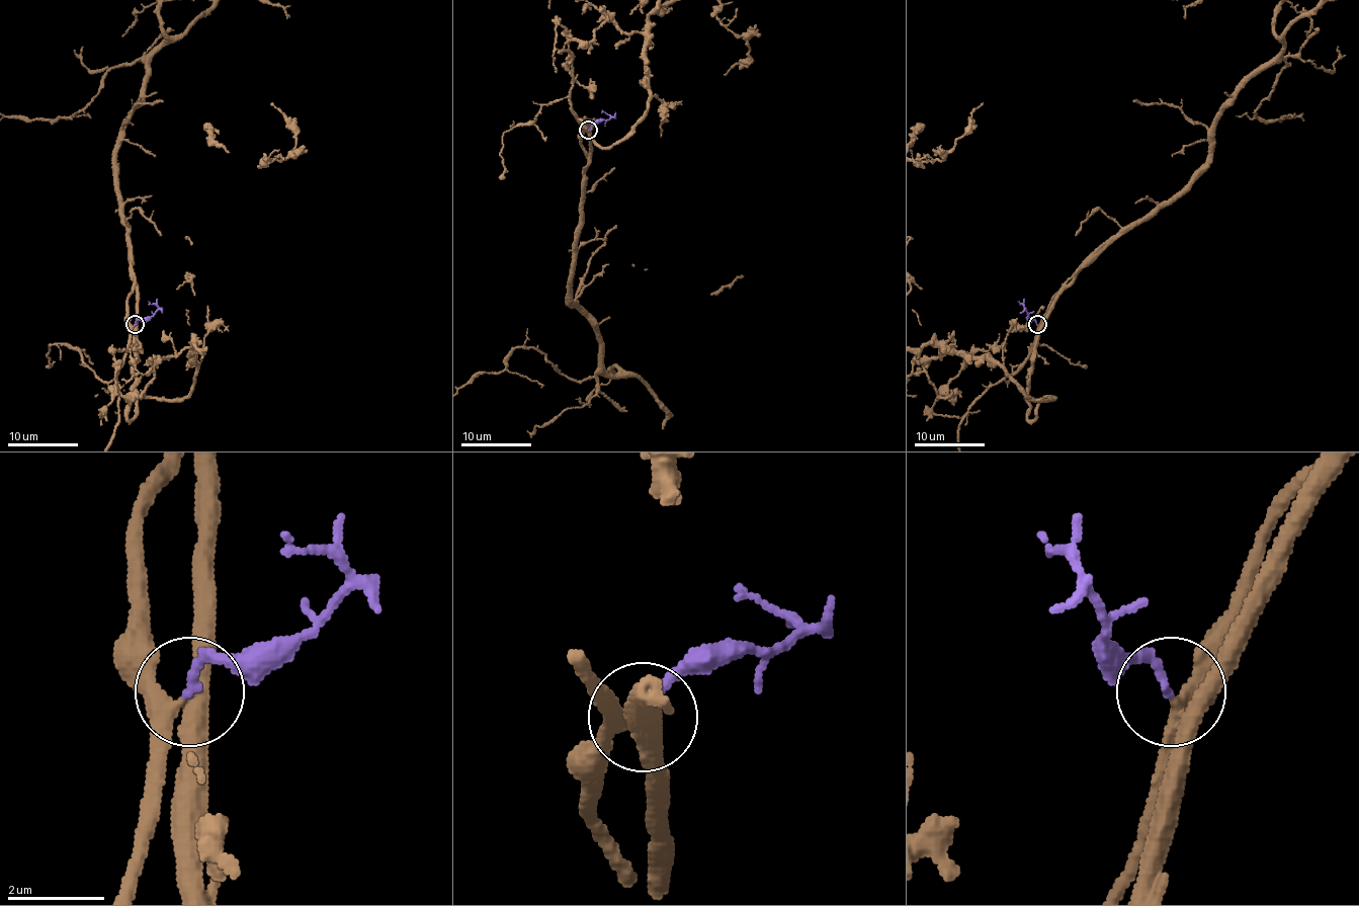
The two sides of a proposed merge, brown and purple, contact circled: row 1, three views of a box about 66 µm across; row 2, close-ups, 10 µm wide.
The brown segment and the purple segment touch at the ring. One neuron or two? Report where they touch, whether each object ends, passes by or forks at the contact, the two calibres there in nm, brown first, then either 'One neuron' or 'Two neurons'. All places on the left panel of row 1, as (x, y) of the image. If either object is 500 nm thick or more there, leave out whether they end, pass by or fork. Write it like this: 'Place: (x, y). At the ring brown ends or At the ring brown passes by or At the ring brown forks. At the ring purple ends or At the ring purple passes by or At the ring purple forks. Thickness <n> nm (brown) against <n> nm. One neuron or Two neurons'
Place: (135, 324). At the ring brown forks. At the ring purple ends. Thickness 280 nm (brown) against 170 nm. One neuron

